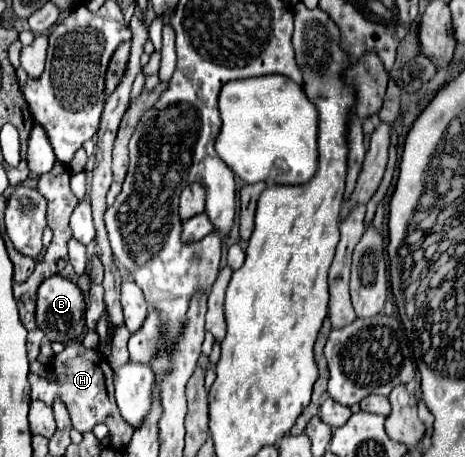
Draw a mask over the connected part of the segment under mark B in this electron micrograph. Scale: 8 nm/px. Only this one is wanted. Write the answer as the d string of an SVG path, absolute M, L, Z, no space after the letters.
M56 274L46 278L40 288L38 288L38 304L36 304L36 324L38 328L44 332L44 336L50 342L72 342L76 338L80 338L80 334L84 332L84 296L82 290L68 278Z

